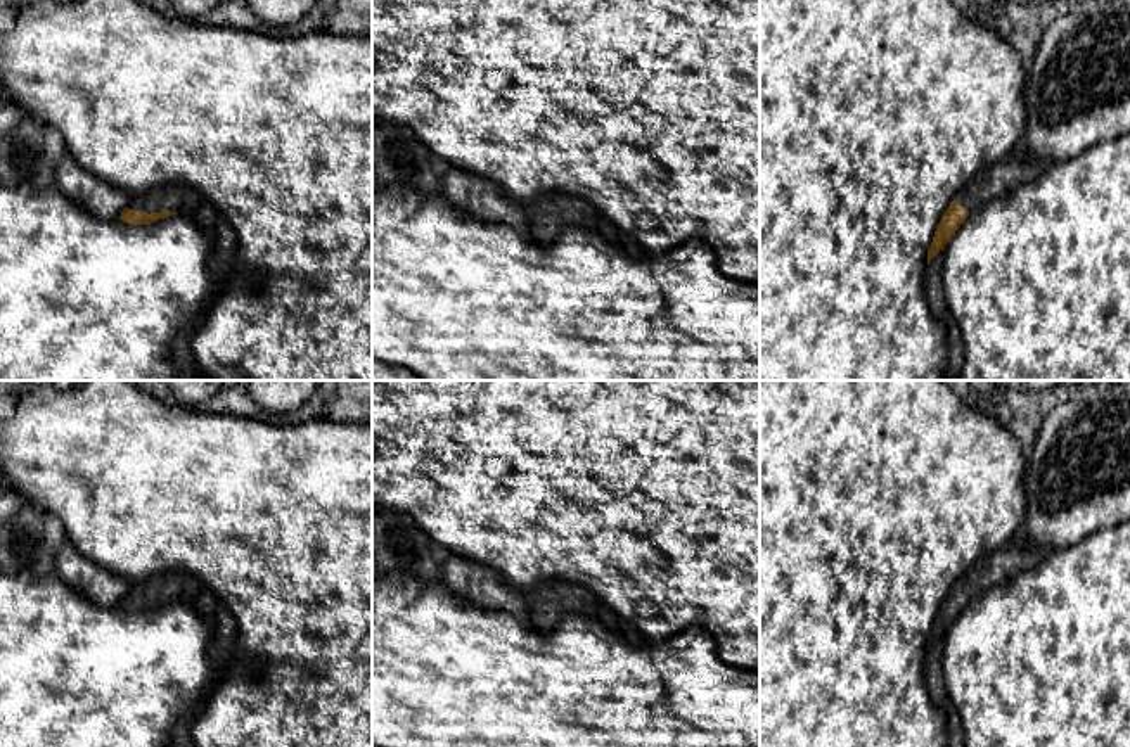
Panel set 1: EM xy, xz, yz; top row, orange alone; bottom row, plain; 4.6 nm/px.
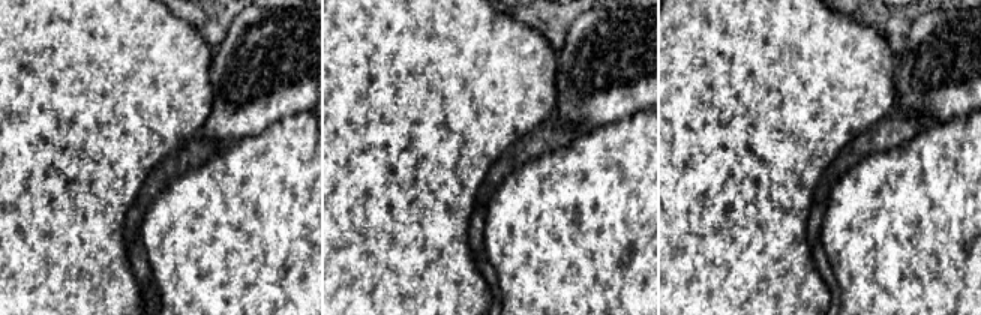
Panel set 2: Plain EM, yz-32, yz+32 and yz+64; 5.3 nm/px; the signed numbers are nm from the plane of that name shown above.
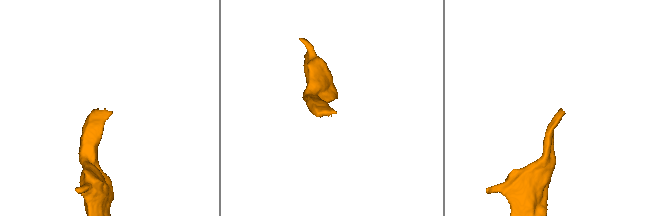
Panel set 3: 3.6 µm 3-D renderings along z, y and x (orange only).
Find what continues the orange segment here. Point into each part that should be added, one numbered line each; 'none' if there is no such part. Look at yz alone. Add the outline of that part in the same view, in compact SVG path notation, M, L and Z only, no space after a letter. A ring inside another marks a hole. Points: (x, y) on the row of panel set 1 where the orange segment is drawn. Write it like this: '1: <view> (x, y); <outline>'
1: yz (1013, 170); M1009 152L1004 159L974 176L955 201L971 213L990 199L1005 194L1026 180L1031 180L1043 169L1043 163L1030 161Z

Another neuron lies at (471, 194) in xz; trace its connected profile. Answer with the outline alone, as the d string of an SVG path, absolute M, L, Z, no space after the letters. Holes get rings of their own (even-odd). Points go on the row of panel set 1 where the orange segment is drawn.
M450 168L441 178L441 187L443 195L460 211L483 221L512 227L531 239L524 206L509 199L488 180Z

